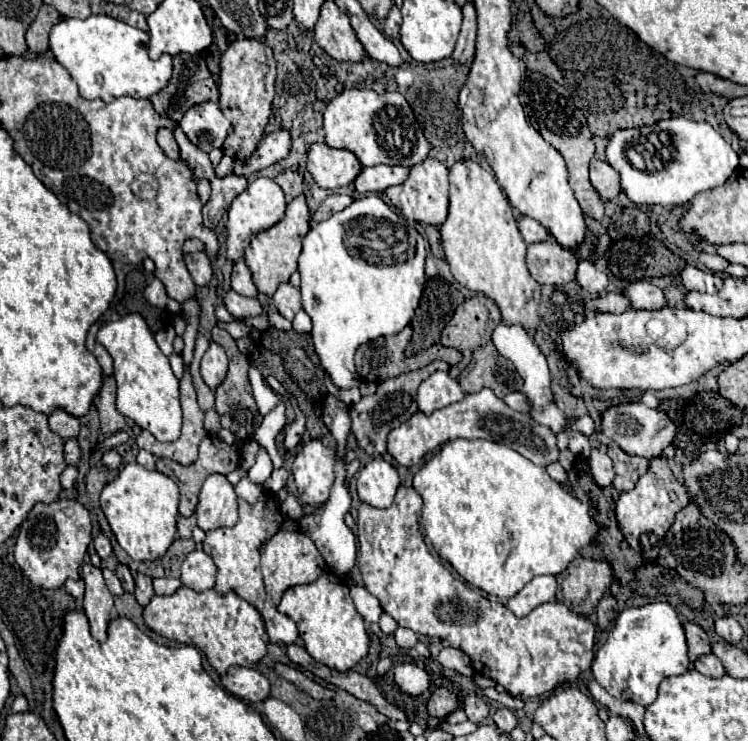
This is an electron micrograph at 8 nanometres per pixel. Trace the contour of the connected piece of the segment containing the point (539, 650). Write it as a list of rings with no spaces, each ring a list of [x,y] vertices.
[[[401,485],[401,487],[397,489],[395,501],[393,501],[393,505],[391,505],[389,509],[375,509],[375,507],[371,507],[371,505],[367,505],[367,503],[361,503],[361,507],[359,507],[359,517],[357,517],[357,539],[359,539],[357,567],[359,567],[359,571],[361,571],[361,577],[363,577],[365,587],[379,599],[383,611],[387,611],[399,625],[409,627],[409,629],[413,629],[415,633],[421,633],[421,635],[427,635],[427,637],[439,637],[439,639],[449,641],[451,647],[461,649],[461,651],[471,659],[471,667],[473,667],[475,673],[493,679],[495,683],[499,683],[499,685],[501,685],[509,695],[513,695],[513,697],[535,697],[535,695],[543,695],[543,693],[555,689],[555,687],[557,687],[559,683],[563,683],[563,681],[575,681],[581,671],[585,671],[585,669],[591,667],[591,661],[593,661],[593,645],[595,645],[595,625],[593,625],[587,617],[575,615],[575,613],[569,611],[563,603],[557,603],[557,601],[553,601],[553,603],[543,603],[543,605],[535,607],[527,617],[515,617],[509,607],[505,607],[505,605],[501,605],[501,603],[489,601],[487,597],[483,597],[481,593],[477,593],[477,591],[471,589],[469,585],[465,585],[461,579],[455,579],[453,573],[441,563],[441,559],[437,559],[437,557],[433,557],[433,555],[429,553],[429,549],[427,549],[425,541],[423,541],[423,535],[421,535],[421,531],[419,531],[419,513],[421,513],[421,497],[415,493],[413,487],[405,487],[405,485]]]

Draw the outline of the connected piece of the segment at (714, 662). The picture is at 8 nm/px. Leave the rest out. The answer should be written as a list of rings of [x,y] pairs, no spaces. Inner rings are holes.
[[[713,653],[699,657],[693,665],[695,665],[695,669],[697,669],[699,673],[703,673],[703,675],[707,675],[707,677],[713,677],[713,679],[725,675],[725,669],[723,669],[721,661],[719,661]]]

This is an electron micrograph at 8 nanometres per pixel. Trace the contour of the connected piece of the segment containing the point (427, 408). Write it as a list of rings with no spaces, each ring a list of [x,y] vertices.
[[[435,371],[429,375],[417,389],[417,403],[419,411],[425,415],[431,415],[433,411],[447,407],[451,403],[457,403],[465,397],[459,383],[449,377],[449,373]]]

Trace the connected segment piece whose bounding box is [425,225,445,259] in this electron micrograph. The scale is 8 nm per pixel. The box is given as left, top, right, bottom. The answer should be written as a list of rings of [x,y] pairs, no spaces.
[[[427,225],[425,227],[425,235],[427,235],[427,241],[429,241],[429,247],[431,247],[431,253],[437,257],[437,259],[443,259],[443,247],[441,247],[441,235],[439,235],[439,229],[433,227],[433,225]]]

